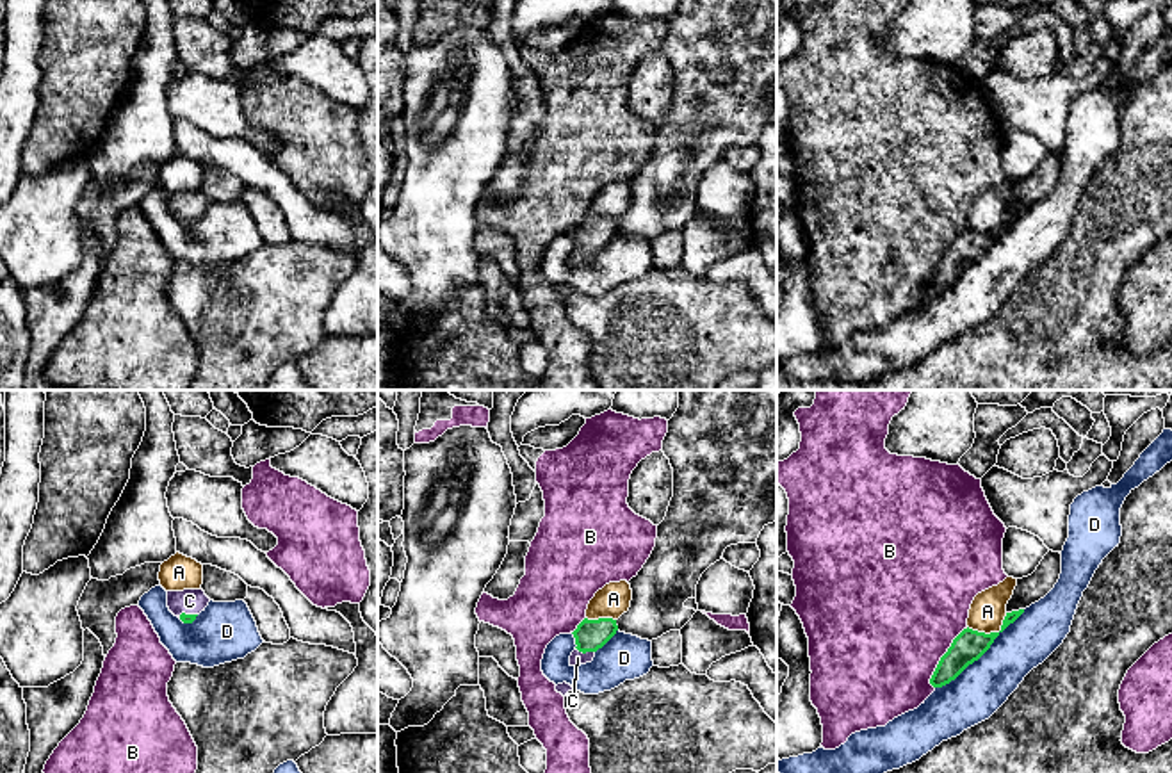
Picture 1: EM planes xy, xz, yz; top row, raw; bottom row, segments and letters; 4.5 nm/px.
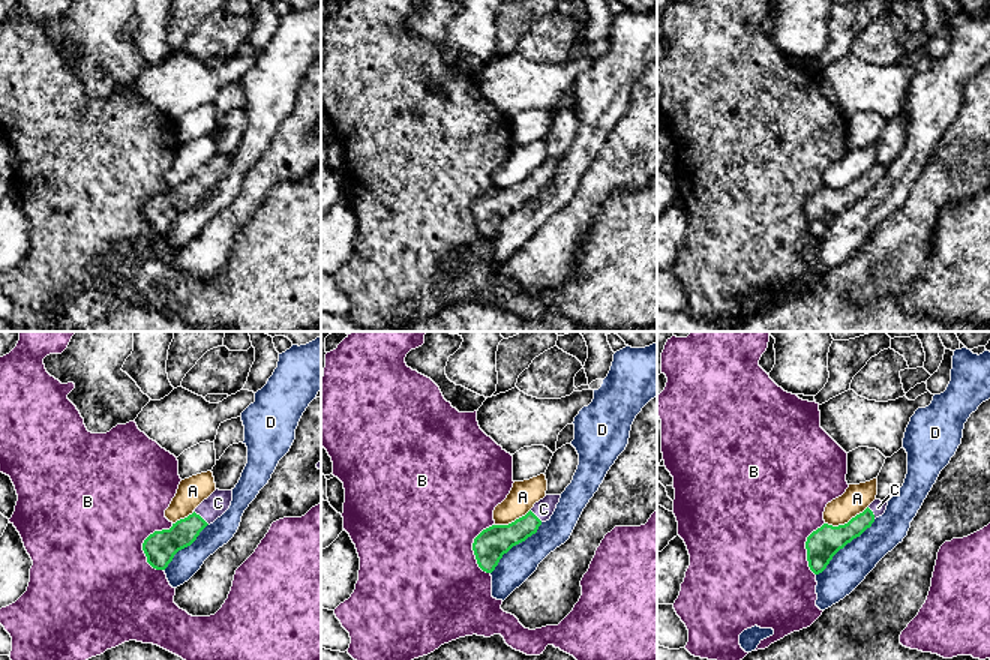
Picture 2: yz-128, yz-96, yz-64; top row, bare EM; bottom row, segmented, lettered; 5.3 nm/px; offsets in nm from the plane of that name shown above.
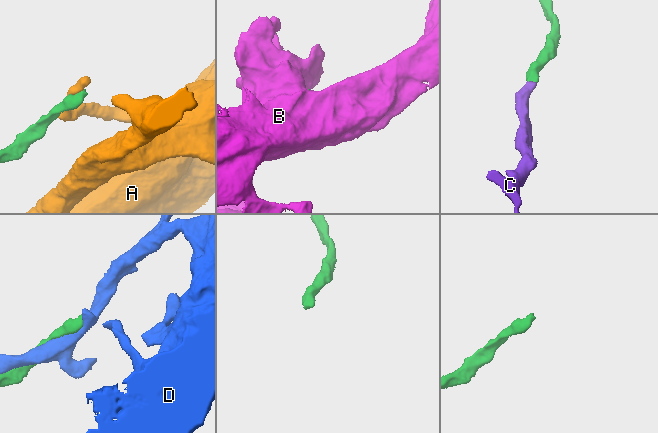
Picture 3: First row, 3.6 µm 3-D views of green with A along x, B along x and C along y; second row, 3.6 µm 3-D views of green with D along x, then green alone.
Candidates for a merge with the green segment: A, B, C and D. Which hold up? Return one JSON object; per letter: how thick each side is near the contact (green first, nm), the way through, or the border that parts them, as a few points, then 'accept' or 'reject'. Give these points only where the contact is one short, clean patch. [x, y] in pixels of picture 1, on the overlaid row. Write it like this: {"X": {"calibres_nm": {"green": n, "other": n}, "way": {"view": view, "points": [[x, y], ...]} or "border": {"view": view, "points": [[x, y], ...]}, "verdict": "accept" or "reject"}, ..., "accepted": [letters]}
{"A": {"calibres_nm": {"green": 150, "other": 160}, "verdict": "reject"}, "B": {"calibres_nm": {"green": 150, "other": 500}, "verdict": "reject"}, "C": {"calibres_nm": {"green": 140, "other": 70}, "way": {"view": "xz", "points": [[590, 634], [585, 652], [577, 658]]}, "verdict": "accept"}, "D": {"calibres_nm": {"green": 150, "other": 240}, "verdict": "reject"}, "accepted": ["C"]}

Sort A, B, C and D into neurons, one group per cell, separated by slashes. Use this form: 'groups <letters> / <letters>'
groups A / B / C / D

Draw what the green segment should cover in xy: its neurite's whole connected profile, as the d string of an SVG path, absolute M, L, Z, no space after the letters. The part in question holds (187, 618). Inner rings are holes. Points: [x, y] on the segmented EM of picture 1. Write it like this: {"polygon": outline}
{"polygon": "M203 590L167 591L167 607L183 623L192 623L208 602Z"}

